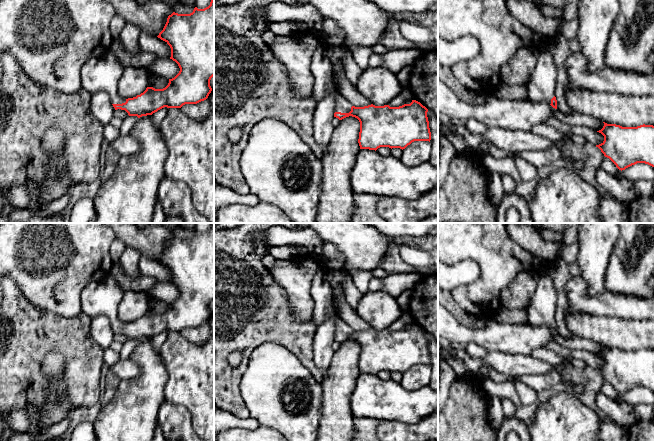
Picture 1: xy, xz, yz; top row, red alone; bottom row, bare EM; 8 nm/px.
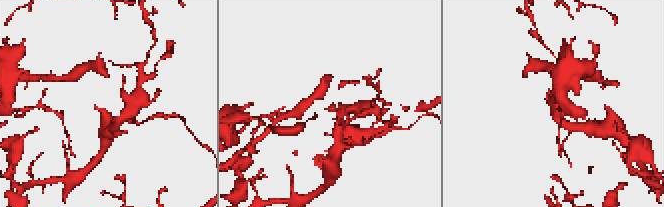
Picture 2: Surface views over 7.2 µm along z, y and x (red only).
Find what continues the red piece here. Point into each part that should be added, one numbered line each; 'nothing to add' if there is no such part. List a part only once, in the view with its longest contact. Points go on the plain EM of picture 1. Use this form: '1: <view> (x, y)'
1: xz (322, 293)

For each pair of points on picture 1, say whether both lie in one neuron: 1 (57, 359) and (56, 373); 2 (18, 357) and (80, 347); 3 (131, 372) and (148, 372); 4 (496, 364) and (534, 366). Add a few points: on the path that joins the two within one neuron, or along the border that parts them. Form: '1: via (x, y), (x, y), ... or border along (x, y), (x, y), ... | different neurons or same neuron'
1: via (56, 362), (56, 370) | same neuron
2: via (33, 344), (65, 344) | same neuron
3: border along (130, 359), (138, 366), (139, 374), (121, 380) | different neurons
4: via (505, 364), (525, 365) | same neuron

